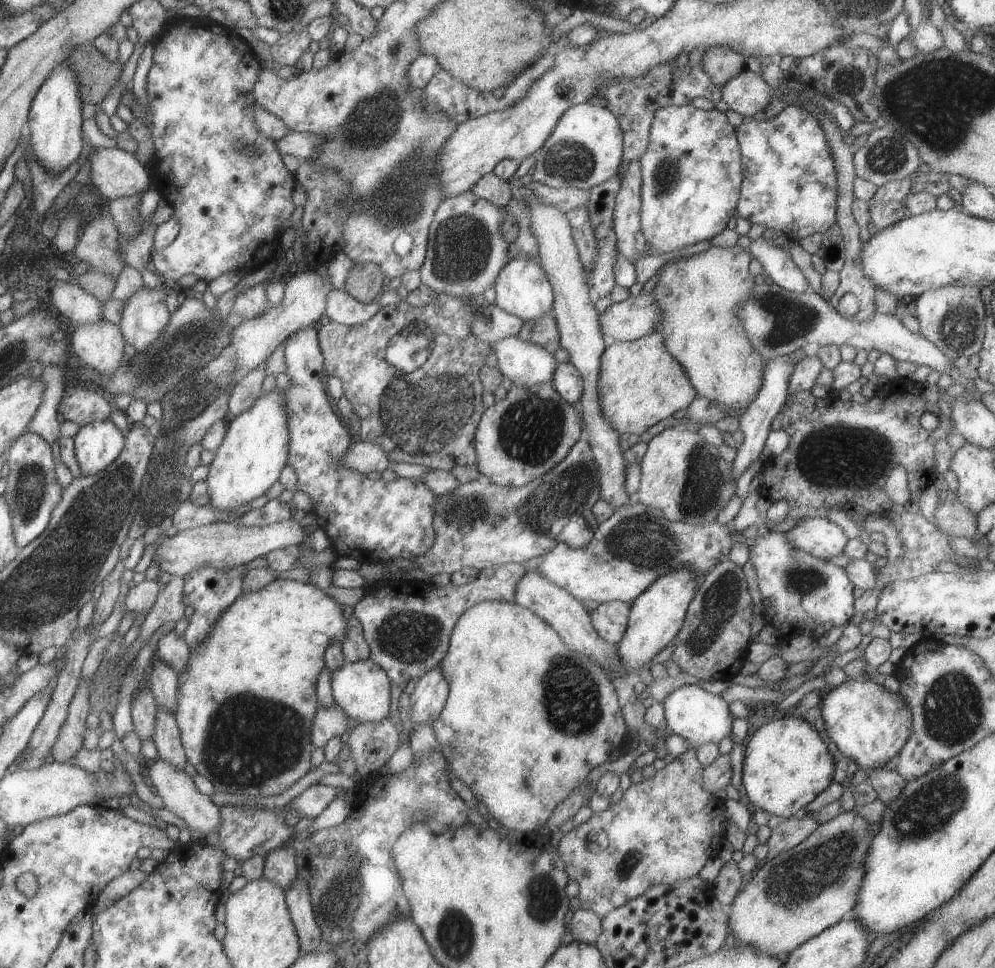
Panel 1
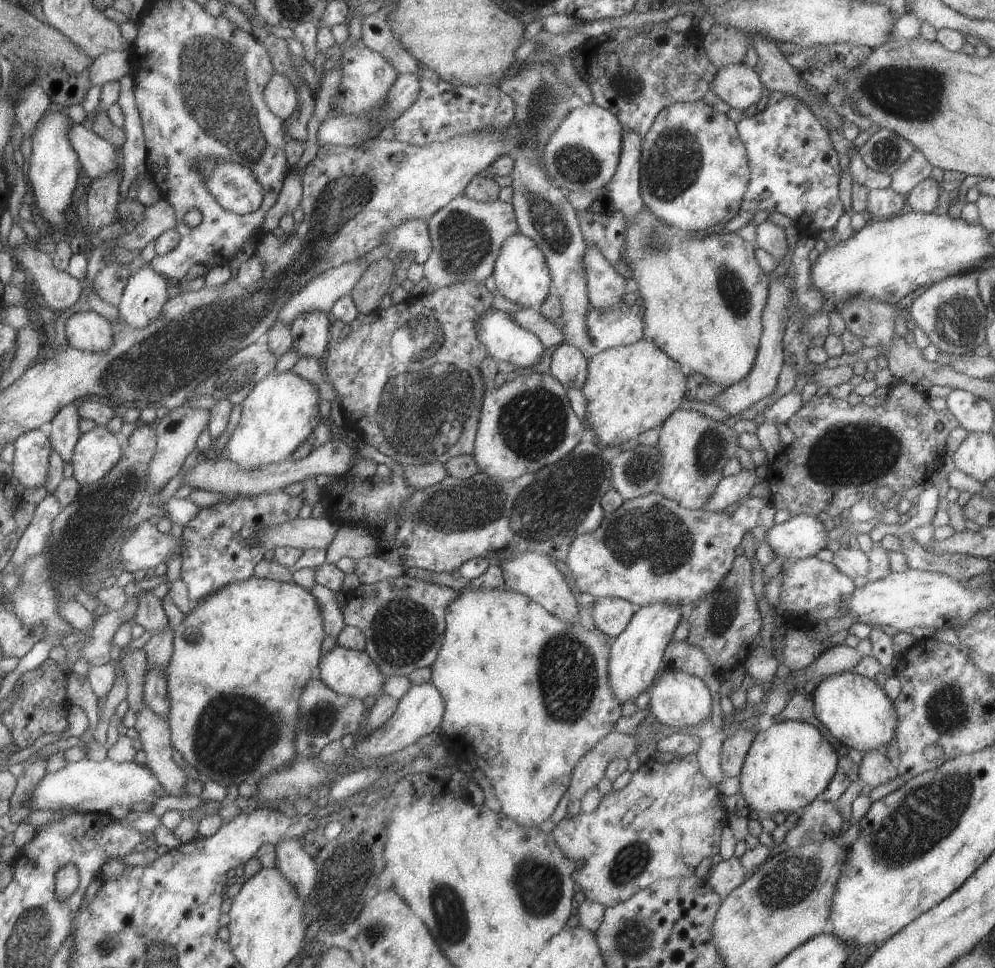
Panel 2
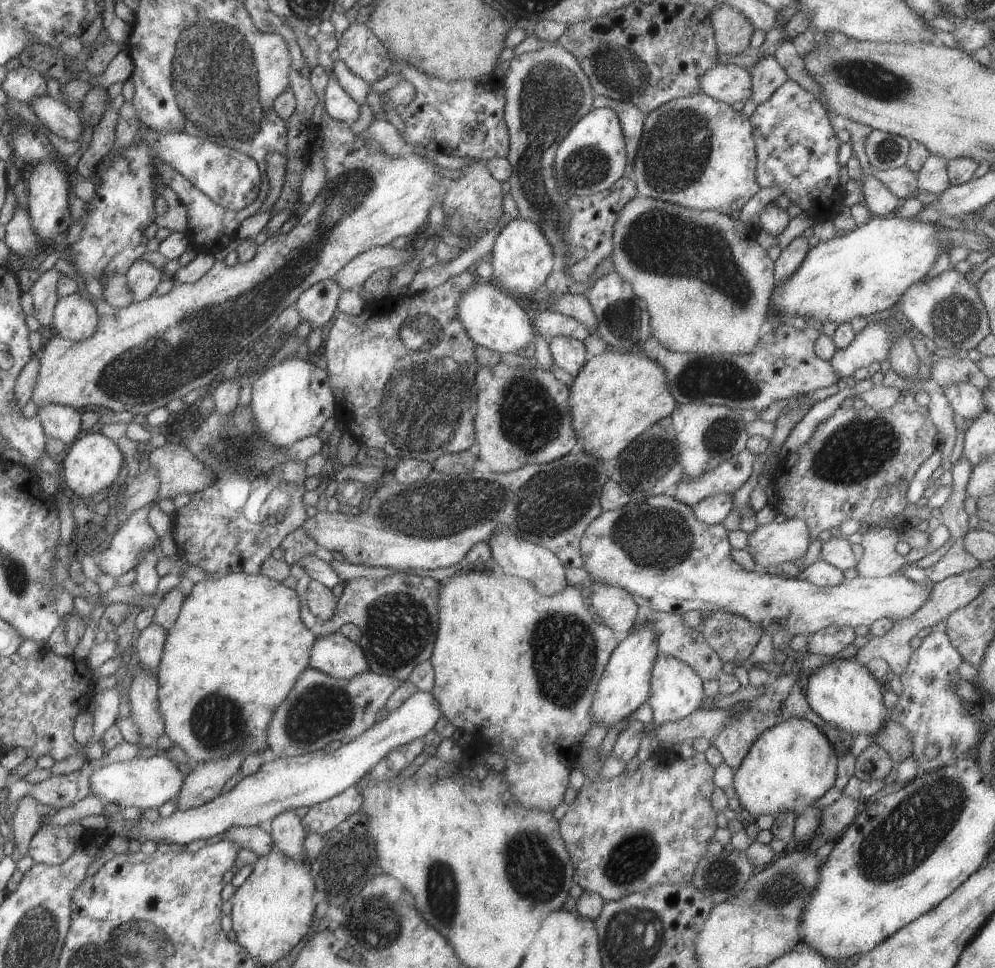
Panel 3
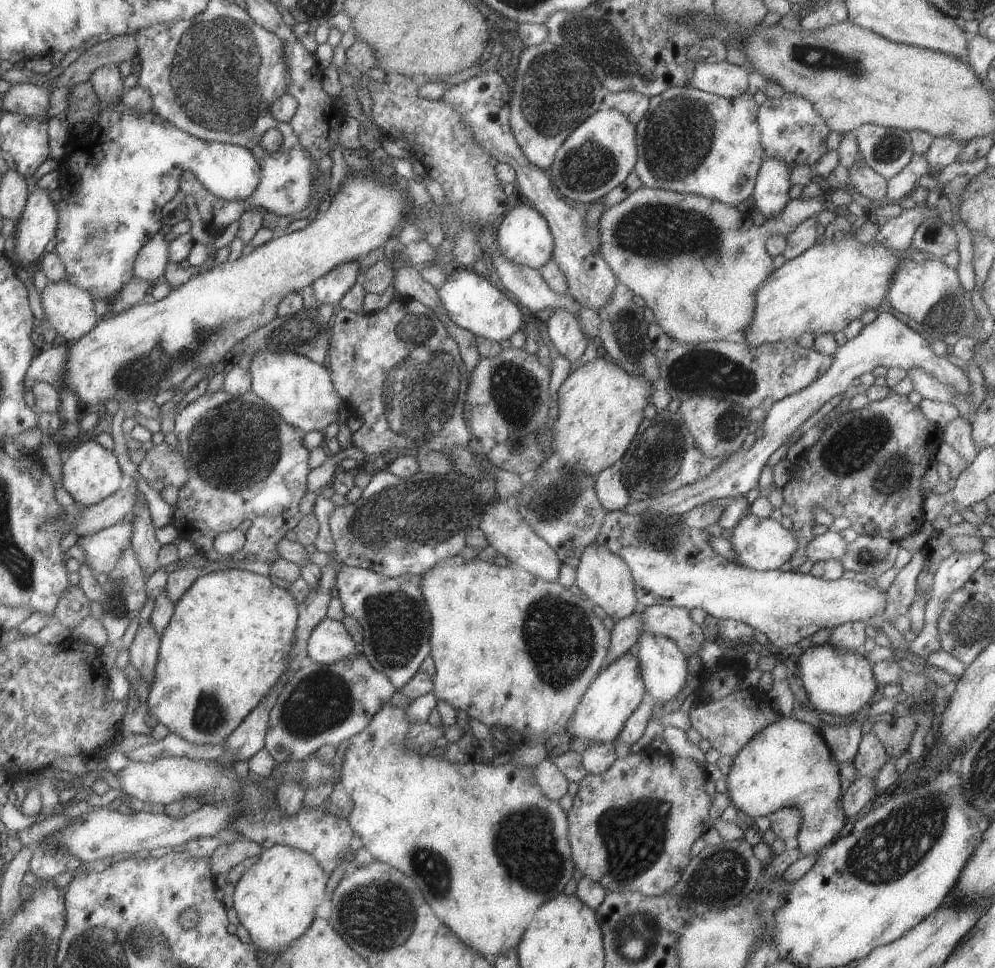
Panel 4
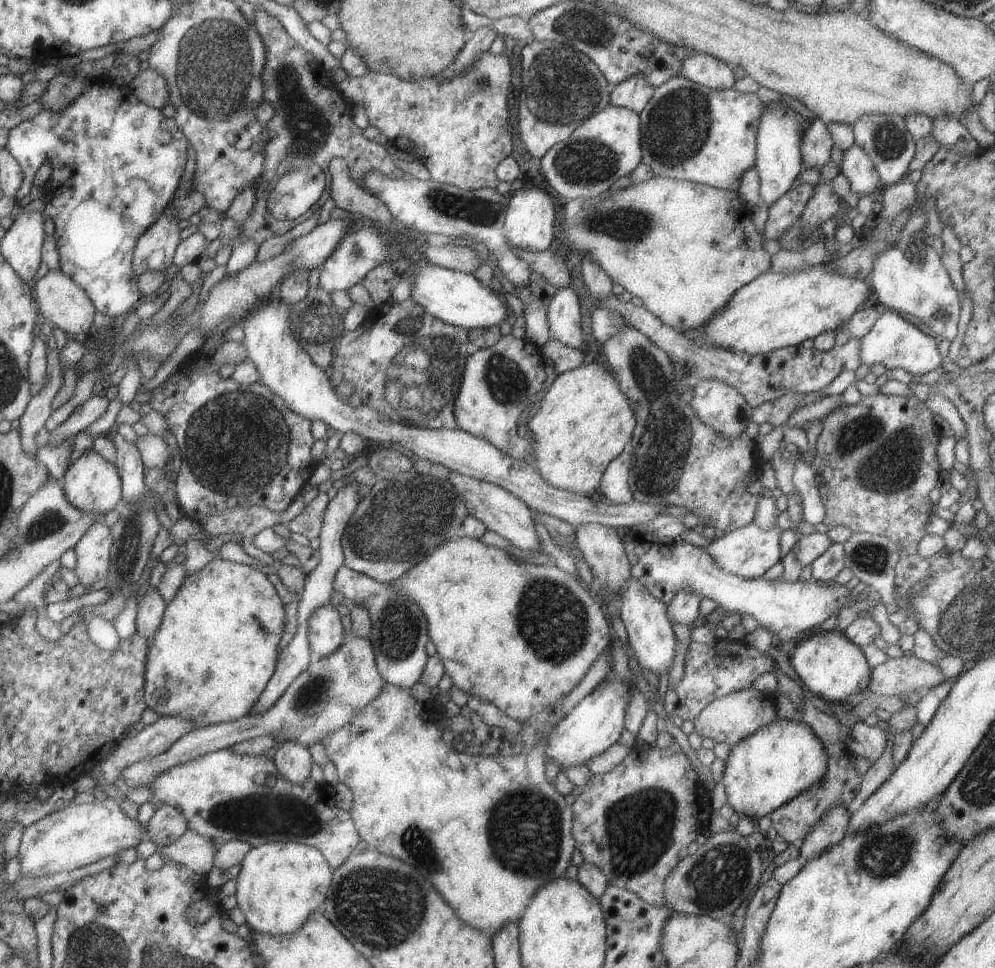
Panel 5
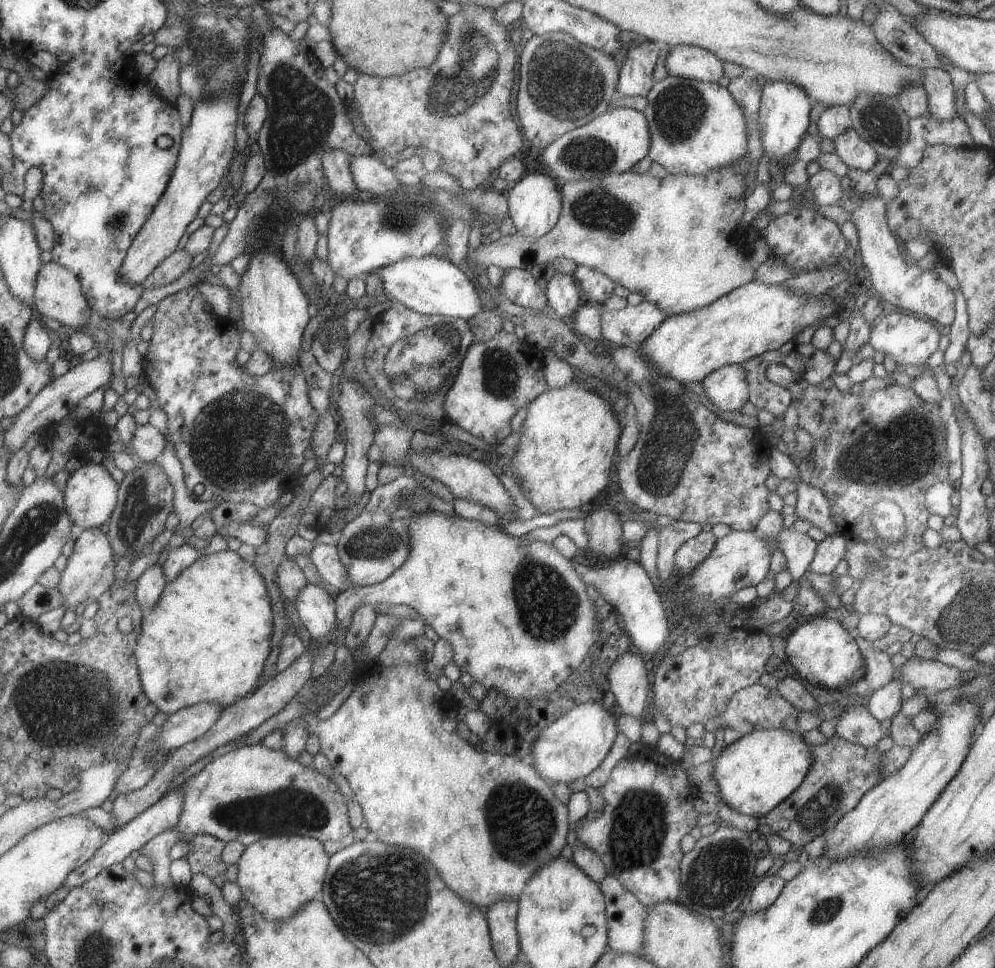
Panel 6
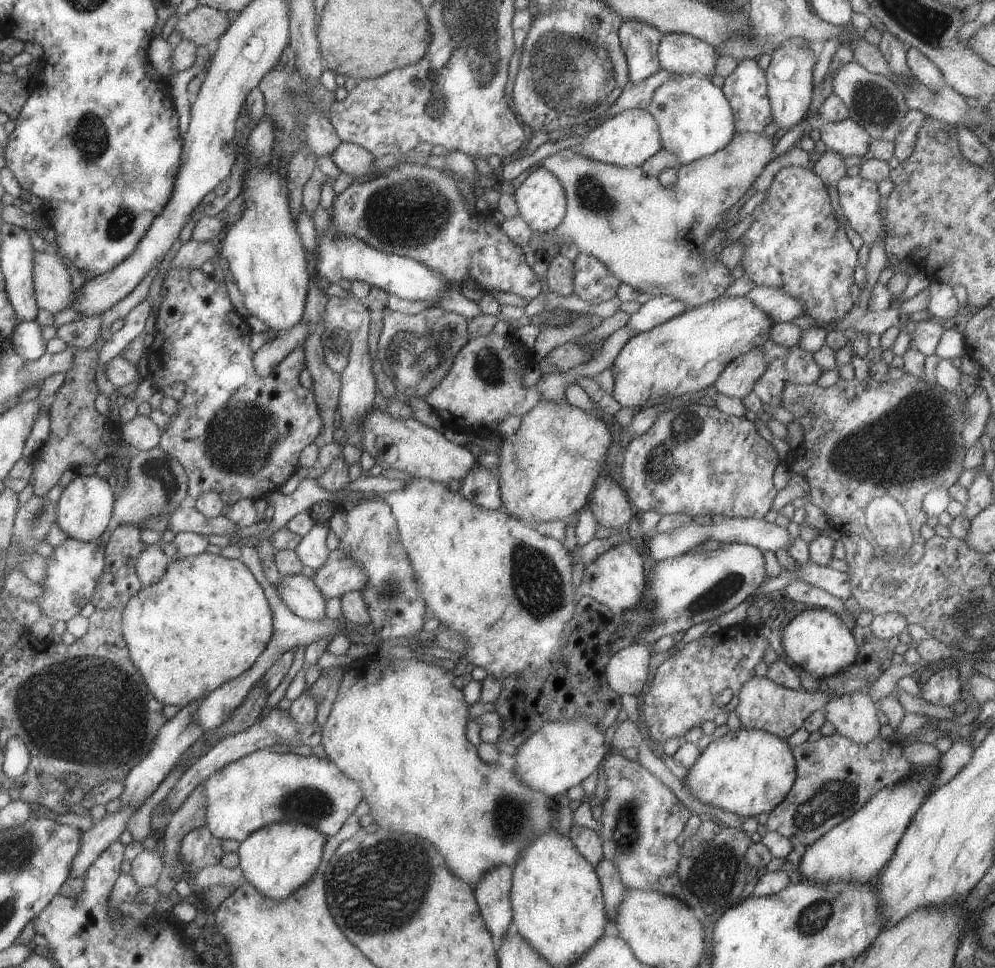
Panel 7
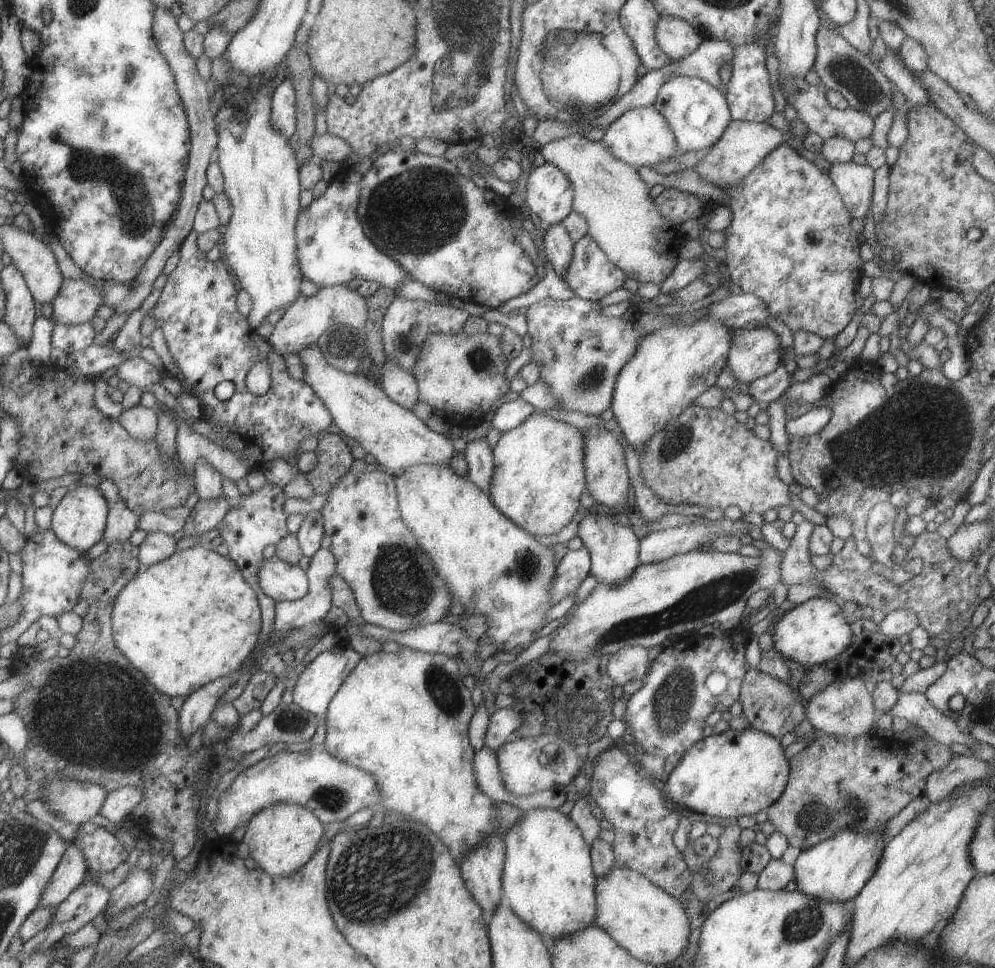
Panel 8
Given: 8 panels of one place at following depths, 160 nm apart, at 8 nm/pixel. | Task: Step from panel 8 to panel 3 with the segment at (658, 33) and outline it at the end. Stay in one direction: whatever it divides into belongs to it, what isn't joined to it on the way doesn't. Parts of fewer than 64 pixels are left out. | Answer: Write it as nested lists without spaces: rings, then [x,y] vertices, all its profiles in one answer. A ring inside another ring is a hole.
[[[737,65],[711,66],[699,77],[700,91],[728,105],[748,101],[751,96],[751,77]]]

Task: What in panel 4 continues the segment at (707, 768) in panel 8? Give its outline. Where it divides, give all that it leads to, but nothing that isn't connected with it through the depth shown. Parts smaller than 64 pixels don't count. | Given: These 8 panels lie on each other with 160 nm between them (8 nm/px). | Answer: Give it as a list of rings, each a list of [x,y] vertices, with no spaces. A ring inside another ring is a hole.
[[[779,717],[775,722],[768,724],[755,736],[752,736],[732,759],[732,765],[724,779],[730,804],[737,810],[744,812],[746,816],[751,816],[751,818],[767,817],[782,808],[795,807],[799,809],[802,816],[799,829],[798,852],[800,857],[819,853],[824,846],[837,838],[839,830],[845,824],[846,816],[842,809],[838,762],[831,754],[819,730],[793,717]]]

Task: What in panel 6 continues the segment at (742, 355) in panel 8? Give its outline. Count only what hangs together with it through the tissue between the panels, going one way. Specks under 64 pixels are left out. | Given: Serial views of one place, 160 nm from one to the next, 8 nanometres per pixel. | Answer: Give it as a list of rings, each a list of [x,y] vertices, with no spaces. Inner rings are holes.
[[[725,365],[708,374],[702,381],[705,398],[726,416],[738,411],[748,400],[746,372],[741,365]]]

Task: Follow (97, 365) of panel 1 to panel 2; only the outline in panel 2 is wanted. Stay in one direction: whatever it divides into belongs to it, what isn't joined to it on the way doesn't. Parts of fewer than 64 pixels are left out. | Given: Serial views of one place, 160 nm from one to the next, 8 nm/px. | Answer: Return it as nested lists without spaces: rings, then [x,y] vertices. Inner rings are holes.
[[[90,308],[65,319],[64,331],[68,345],[82,351],[106,351],[112,341],[110,322]]]

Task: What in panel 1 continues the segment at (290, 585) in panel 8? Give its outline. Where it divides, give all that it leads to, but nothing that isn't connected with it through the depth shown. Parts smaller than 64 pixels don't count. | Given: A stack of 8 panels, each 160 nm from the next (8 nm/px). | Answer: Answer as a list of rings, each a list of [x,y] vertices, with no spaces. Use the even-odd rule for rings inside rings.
[[[370,657],[355,662],[345,662],[339,668],[330,672],[330,687],[332,697],[345,714],[359,723],[365,721],[377,722],[387,717],[389,712],[389,679],[375,665]]]

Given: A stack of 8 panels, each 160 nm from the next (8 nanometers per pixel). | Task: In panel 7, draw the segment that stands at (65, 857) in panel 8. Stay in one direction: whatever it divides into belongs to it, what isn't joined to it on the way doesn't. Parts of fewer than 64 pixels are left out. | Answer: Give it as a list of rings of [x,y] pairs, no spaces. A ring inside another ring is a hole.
[[[121,806],[113,814],[105,814],[99,821],[93,823],[92,828],[81,833],[81,844],[77,854],[73,856],[71,870],[68,878],[81,878],[84,876],[93,860],[111,844],[117,841],[119,835],[125,830],[125,822],[137,808]]]

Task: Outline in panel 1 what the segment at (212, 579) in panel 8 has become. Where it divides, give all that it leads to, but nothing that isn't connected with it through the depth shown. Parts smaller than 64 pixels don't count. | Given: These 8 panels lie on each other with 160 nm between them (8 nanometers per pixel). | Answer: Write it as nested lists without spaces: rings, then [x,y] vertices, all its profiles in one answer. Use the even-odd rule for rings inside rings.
[[[273,579],[269,584],[262,586],[261,589],[255,592],[241,593],[233,602],[229,603],[229,606],[220,614],[219,617],[215,619],[215,622],[210,626],[208,633],[204,639],[201,639],[194,647],[188,649],[188,659],[185,663],[182,673],[178,676],[177,683],[177,694],[176,694],[176,707],[173,712],[174,719],[178,728],[178,733],[180,734],[180,741],[184,750],[184,755],[186,756],[186,761],[193,766],[195,773],[201,774],[203,778],[209,780],[212,784],[214,790],[219,792],[228,792],[229,794],[244,794],[249,796],[265,796],[265,795],[276,795],[284,790],[287,790],[294,782],[297,782],[299,778],[305,775],[309,769],[309,758],[311,751],[313,751],[312,744],[310,741],[310,726],[312,723],[313,715],[315,714],[318,702],[315,690],[315,681],[317,675],[321,672],[324,667],[324,648],[328,645],[329,641],[341,641],[346,629],[346,619],[342,616],[342,607],[334,601],[331,597],[325,594],[321,589],[314,587],[310,584],[303,584],[298,581],[290,579]]]

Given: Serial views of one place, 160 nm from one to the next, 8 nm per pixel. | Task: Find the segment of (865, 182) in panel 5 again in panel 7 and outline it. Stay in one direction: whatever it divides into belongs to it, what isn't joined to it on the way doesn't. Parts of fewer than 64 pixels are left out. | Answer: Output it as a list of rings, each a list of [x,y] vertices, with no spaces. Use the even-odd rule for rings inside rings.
[[[848,117],[841,122],[818,120],[816,127],[826,149],[837,152],[843,158],[849,156],[861,158],[869,148],[870,138],[867,132]]]

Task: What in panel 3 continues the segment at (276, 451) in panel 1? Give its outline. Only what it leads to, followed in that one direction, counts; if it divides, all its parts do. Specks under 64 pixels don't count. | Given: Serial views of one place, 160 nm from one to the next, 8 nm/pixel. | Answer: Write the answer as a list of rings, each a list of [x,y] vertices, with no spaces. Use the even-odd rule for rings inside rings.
[[[288,358],[271,366],[251,382],[250,413],[263,441],[287,450],[296,440],[316,435],[327,418],[333,417],[336,396],[330,389],[328,374],[315,362]]]

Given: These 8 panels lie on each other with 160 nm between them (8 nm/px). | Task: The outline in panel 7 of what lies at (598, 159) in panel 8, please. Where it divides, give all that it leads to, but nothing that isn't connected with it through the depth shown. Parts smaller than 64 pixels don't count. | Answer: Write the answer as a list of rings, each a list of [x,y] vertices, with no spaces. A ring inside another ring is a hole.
[[[735,131],[731,142],[727,146],[723,146],[721,150],[713,152],[709,156],[699,158],[696,161],[693,161],[689,164],[683,164],[683,166],[676,168],[677,180],[673,182],[673,186],[661,186],[657,178],[646,176],[641,170],[640,167],[619,167],[613,164],[605,164],[603,162],[597,162],[597,160],[591,160],[591,158],[585,158],[583,154],[579,154],[579,150],[575,150],[575,147],[569,147],[565,150],[559,150],[551,156],[547,156],[543,160],[543,168],[545,168],[550,174],[553,174],[555,178],[560,182],[561,188],[563,188],[563,193],[566,197],[566,212],[556,228],[549,232],[546,240],[543,241],[541,248],[545,250],[550,245],[561,246],[563,242],[567,242],[569,246],[573,244],[576,246],[578,254],[589,254],[591,258],[597,258],[597,262],[601,262],[613,277],[623,284],[627,284],[632,289],[640,293],[647,293],[652,297],[667,295],[677,300],[681,300],[681,304],[685,306],[697,307],[707,302],[713,301],[714,299],[723,297],[723,292],[731,286],[731,282],[735,279],[731,276],[731,270],[728,270],[725,265],[723,265],[719,258],[717,260],[717,255],[711,256],[709,258],[704,258],[700,256],[700,253],[703,249],[703,242],[707,240],[708,233],[711,234],[717,228],[717,224],[725,221],[725,213],[737,203],[737,201],[742,197],[743,193],[749,190],[749,187],[752,186],[755,178],[761,174],[763,169],[773,158],[773,148],[775,148],[775,140],[773,137],[765,136],[764,133],[761,134],[749,134],[749,132],[743,132],[739,134]]]

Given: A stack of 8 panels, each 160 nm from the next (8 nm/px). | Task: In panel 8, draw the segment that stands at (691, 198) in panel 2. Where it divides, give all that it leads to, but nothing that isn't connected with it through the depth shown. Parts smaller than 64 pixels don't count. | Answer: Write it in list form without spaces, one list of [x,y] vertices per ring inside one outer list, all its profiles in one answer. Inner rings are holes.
[[[677,75],[670,78],[661,84],[651,105],[667,121],[683,153],[712,146],[732,119],[725,95],[697,77]]]

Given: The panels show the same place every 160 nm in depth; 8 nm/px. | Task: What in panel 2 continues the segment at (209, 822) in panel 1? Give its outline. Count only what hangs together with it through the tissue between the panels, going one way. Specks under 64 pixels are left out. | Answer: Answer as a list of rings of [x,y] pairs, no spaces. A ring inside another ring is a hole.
[[[146,704],[136,712],[135,716],[133,728],[142,743],[146,765],[157,777],[165,795],[186,798],[183,785],[191,773],[186,773],[171,759],[173,746],[168,722]]]

